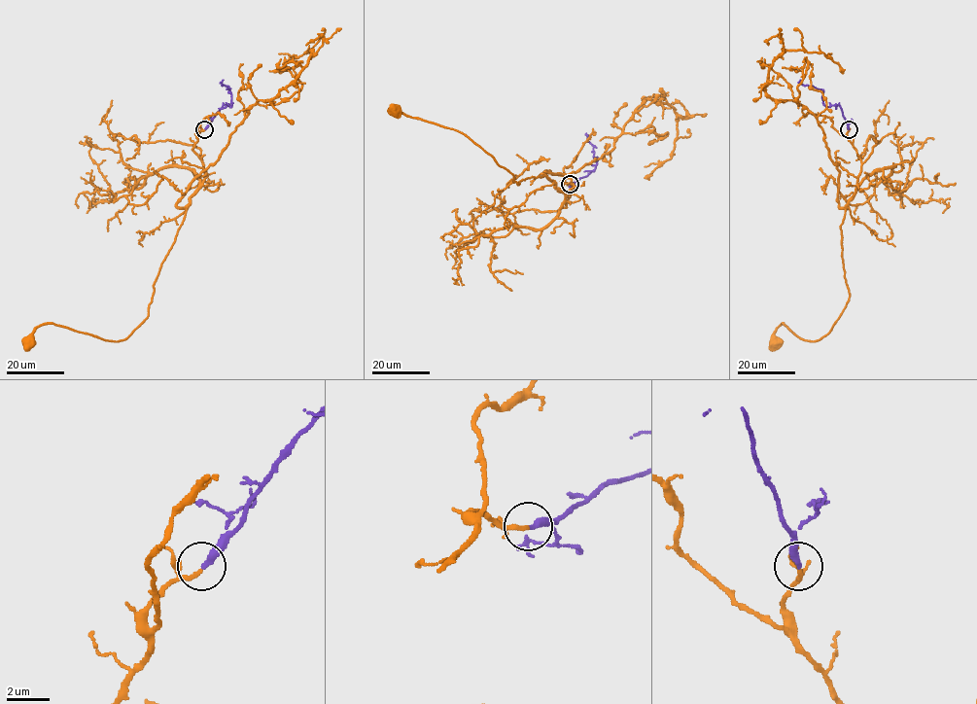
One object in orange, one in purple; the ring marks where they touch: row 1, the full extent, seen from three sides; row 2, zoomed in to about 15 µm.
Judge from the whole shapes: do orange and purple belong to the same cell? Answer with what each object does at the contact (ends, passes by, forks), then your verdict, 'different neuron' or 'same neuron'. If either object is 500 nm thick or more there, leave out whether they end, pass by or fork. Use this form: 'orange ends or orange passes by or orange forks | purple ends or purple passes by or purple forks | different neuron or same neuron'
orange ends | purple ends | same neuron

